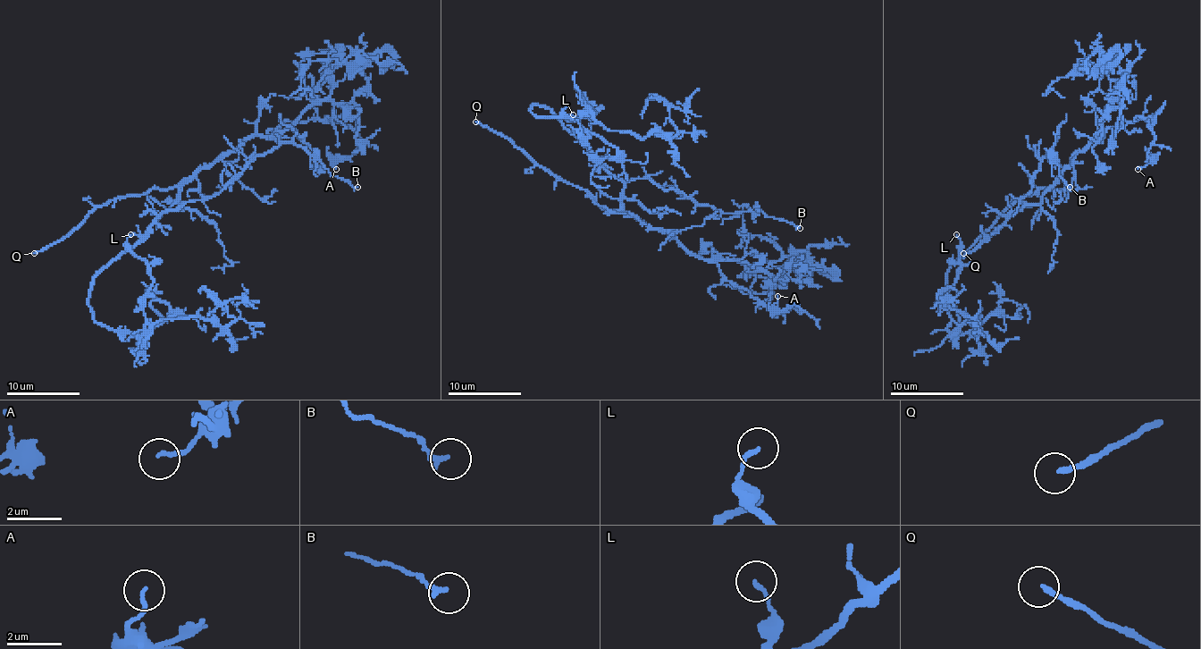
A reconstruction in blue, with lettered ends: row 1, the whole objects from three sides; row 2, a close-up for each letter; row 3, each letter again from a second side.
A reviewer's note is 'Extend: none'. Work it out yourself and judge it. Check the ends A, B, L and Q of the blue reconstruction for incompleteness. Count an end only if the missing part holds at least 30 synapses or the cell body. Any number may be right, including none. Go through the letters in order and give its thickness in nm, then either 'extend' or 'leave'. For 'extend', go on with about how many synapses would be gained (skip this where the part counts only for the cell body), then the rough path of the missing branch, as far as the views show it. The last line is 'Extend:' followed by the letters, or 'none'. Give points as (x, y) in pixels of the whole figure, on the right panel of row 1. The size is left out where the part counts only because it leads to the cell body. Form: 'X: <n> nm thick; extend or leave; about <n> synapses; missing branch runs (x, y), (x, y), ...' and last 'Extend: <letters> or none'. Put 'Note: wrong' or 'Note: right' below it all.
A: 120 nm thick; leave
B: 180 nm thick; leave
L: 150 nm thick; leave
Q: 190 nm thick; extend
Extend: Q
Note: wrong

